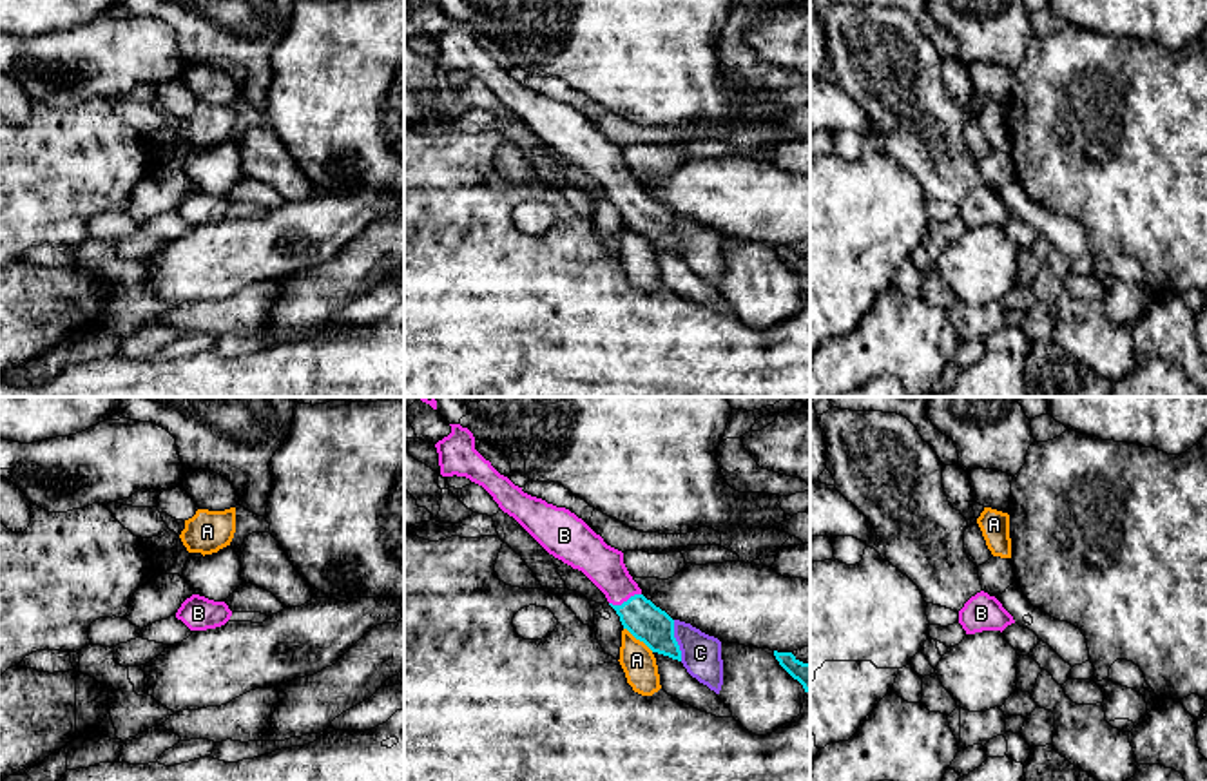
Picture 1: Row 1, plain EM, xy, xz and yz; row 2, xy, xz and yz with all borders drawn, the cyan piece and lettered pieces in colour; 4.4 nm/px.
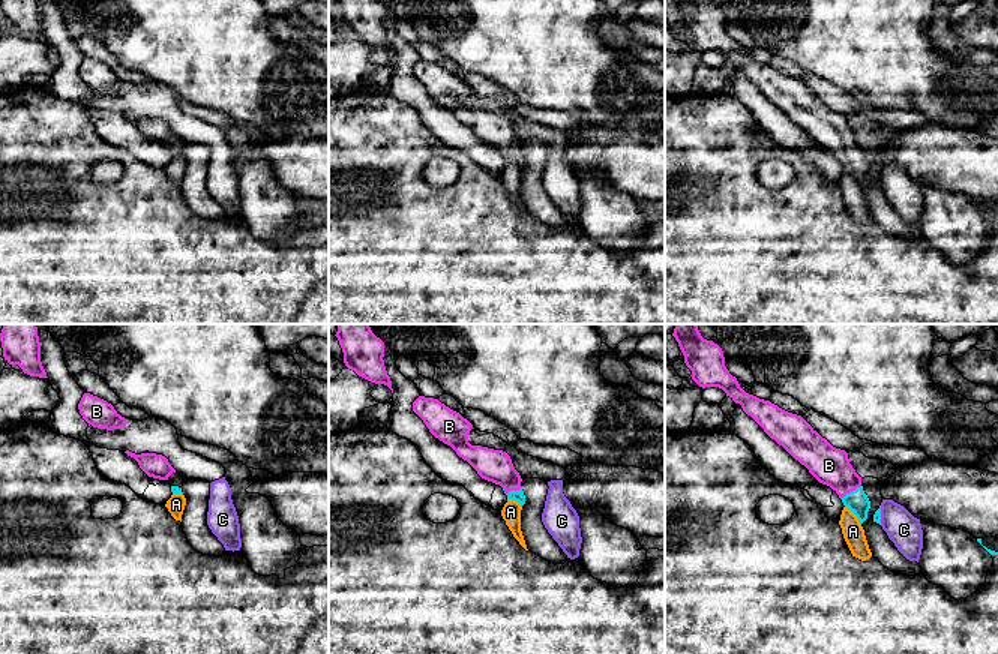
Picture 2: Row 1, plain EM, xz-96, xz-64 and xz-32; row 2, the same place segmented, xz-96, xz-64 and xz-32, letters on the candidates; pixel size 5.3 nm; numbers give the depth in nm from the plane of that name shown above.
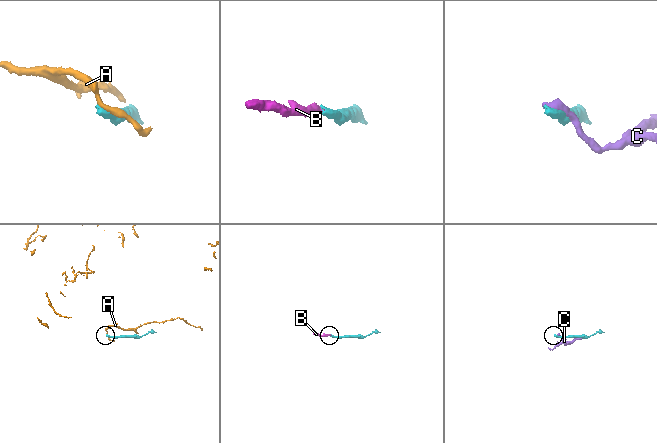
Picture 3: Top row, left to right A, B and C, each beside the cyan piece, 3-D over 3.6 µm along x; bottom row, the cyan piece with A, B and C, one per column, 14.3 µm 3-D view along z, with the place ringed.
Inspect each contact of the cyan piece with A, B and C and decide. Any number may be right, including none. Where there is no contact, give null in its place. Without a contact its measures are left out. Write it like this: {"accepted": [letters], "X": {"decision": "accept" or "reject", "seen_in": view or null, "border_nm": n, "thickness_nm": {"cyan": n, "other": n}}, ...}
{"accepted": ["B"], "A": {"decision": "reject", "seen_in": "xz", "border_nm": 170, "thickness_nm": {"cyan": 170, "other": 150}}, "B": {"decision": "accept", "seen_in": "xz", "border_nm": 150, "thickness_nm": {"cyan": 170, "other": 180}}, "C": {"decision": "reject", "seen_in": "xz", "border_nm": 190, "thickness_nm": {"cyan": 170, "other": 180}}}

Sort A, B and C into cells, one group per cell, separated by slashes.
A / B / C

